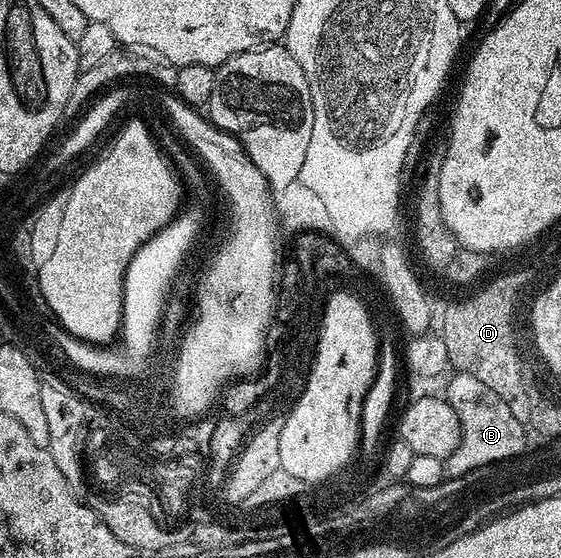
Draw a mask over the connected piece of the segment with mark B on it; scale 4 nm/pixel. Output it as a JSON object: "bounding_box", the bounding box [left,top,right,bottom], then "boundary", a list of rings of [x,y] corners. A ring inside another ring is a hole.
{"bounding_box":[445,372,527,478],"boundary":[[[462,372],[451,375],[451,383],[447,386],[445,399],[459,418],[459,443],[453,453],[445,459],[446,477],[465,478],[475,469],[489,468],[494,462],[503,462],[506,458],[515,460],[524,453],[527,438],[523,435],[524,423],[519,422],[513,412],[509,412],[509,404],[493,392],[486,384],[479,384]]]}

